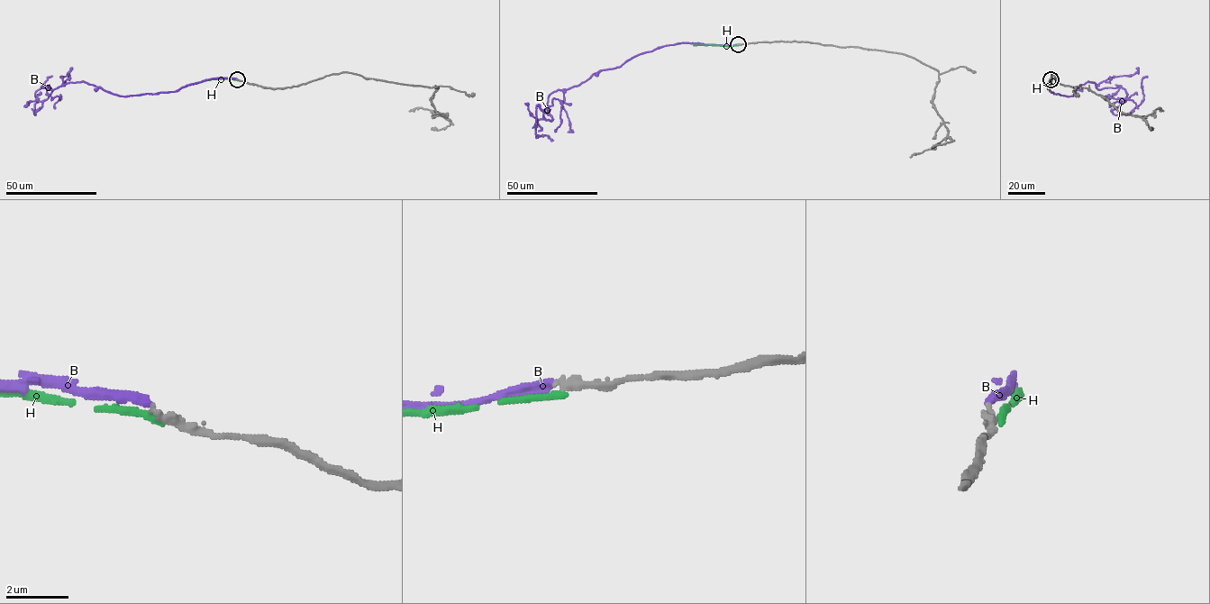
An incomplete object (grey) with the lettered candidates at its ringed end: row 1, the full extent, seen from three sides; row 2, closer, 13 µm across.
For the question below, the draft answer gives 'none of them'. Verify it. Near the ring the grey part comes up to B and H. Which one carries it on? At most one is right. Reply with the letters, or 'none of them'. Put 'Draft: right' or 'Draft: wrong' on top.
Draft: right
none of them

